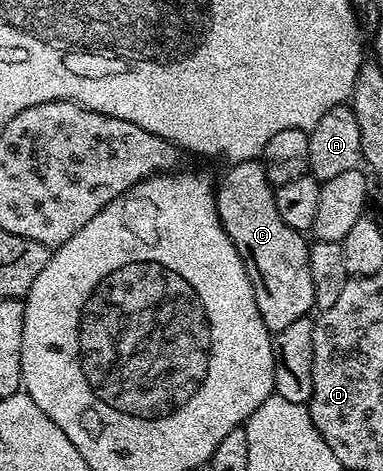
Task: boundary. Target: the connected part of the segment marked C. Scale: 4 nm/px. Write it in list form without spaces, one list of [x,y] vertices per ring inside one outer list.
[[[248,159],[232,164],[228,170],[221,183],[219,179],[215,187],[217,212],[225,232],[229,234],[241,260],[245,262],[251,289],[255,289],[255,305],[259,305],[259,313],[267,329],[276,333],[287,329],[291,321],[306,318],[314,310],[315,285],[311,285],[310,244],[305,243],[306,236],[302,232],[291,229],[291,225],[287,225],[283,217],[279,217],[279,209],[275,209],[275,188],[267,177],[264,162]]]

